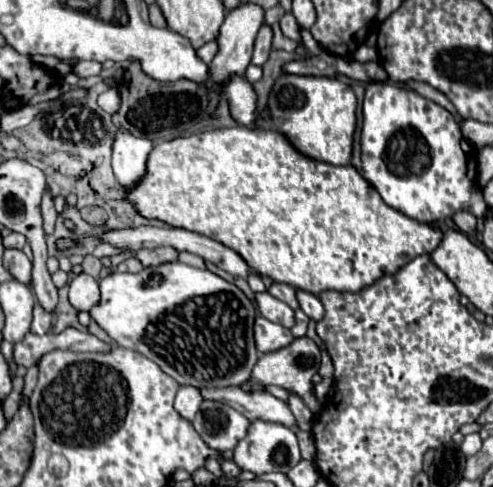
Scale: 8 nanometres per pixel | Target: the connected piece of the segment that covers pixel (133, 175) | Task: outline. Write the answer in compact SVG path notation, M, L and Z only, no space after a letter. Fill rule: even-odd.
M117 128L113 140L113 172L123 190L129 190L139 178L143 178L147 154L151 148L151 140L137 138L131 132Z

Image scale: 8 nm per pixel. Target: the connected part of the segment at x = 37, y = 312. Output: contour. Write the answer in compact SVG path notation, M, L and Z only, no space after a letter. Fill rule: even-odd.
M35 304L31 332L33 332L33 334L47 334L47 332L51 330L51 324L53 324L53 316L47 314L39 304Z

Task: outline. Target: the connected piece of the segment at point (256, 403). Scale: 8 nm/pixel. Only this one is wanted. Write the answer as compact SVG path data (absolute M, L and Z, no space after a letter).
M237 386L229 388L219 388L219 390L201 390L203 398L217 400L223 404L229 404L237 412L241 412L247 420L267 420L267 422L277 422L287 428L295 428L295 416L289 410L287 402L281 402L279 398L271 396L269 392L259 392L259 394L247 394L239 390Z

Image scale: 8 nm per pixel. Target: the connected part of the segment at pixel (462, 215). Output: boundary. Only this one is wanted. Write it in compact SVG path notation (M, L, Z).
M457 210L453 214L453 222L457 224L457 228L463 232L463 234L469 234L469 236L475 236L475 226L477 226L477 218L469 212L469 210Z

